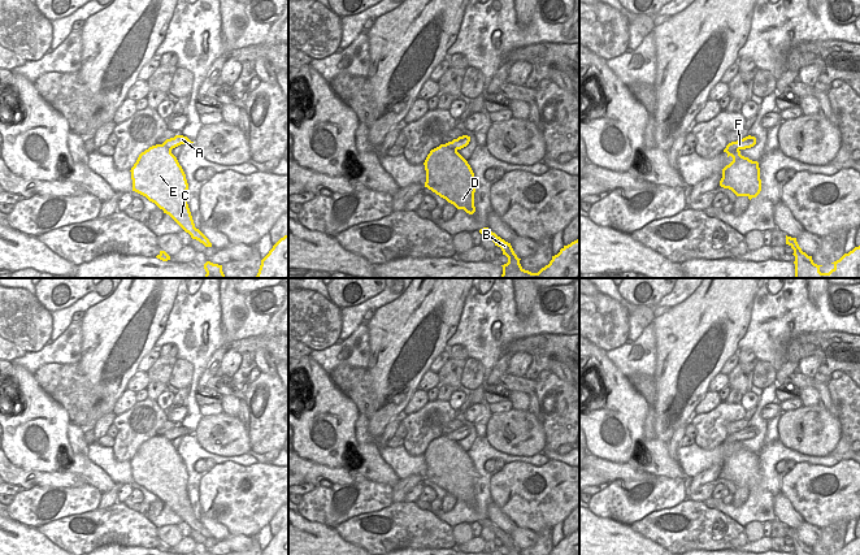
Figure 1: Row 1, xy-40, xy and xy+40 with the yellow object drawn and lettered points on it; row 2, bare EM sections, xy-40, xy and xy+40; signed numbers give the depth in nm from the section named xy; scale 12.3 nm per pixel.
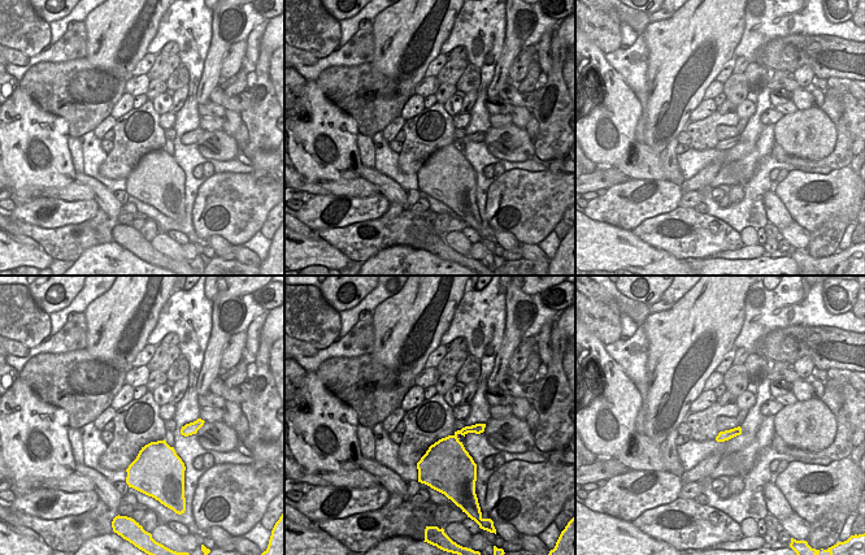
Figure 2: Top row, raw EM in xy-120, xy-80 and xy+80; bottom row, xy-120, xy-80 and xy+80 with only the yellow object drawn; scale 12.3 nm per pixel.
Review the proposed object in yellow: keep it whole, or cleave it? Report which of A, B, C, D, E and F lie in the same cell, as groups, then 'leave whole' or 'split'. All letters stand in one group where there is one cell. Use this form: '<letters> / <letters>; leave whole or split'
A F / B C D E; split

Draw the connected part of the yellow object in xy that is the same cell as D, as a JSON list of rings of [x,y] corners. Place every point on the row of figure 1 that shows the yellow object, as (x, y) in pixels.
[[[447,144],[430,151],[425,162],[425,187],[453,204],[457,209],[464,209],[473,214],[475,177],[468,161]]]

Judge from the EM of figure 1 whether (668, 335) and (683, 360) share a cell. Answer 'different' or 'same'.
same

